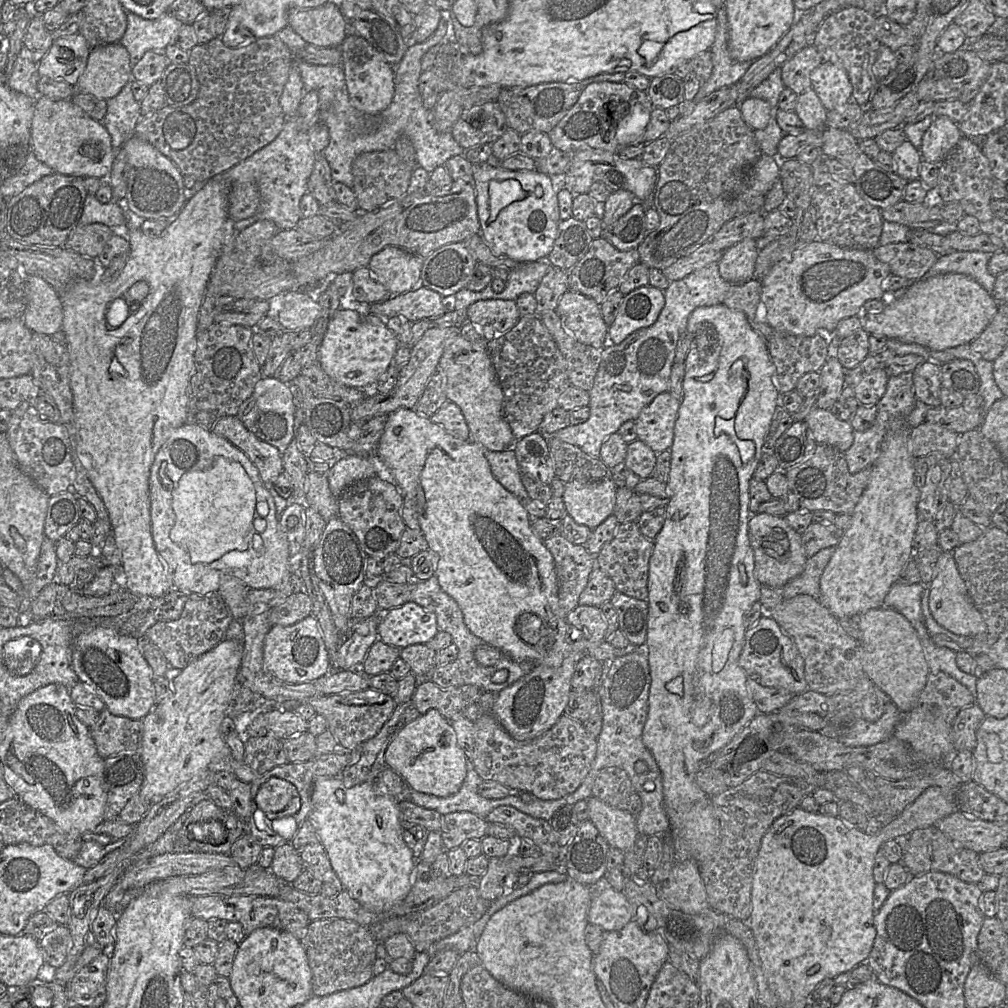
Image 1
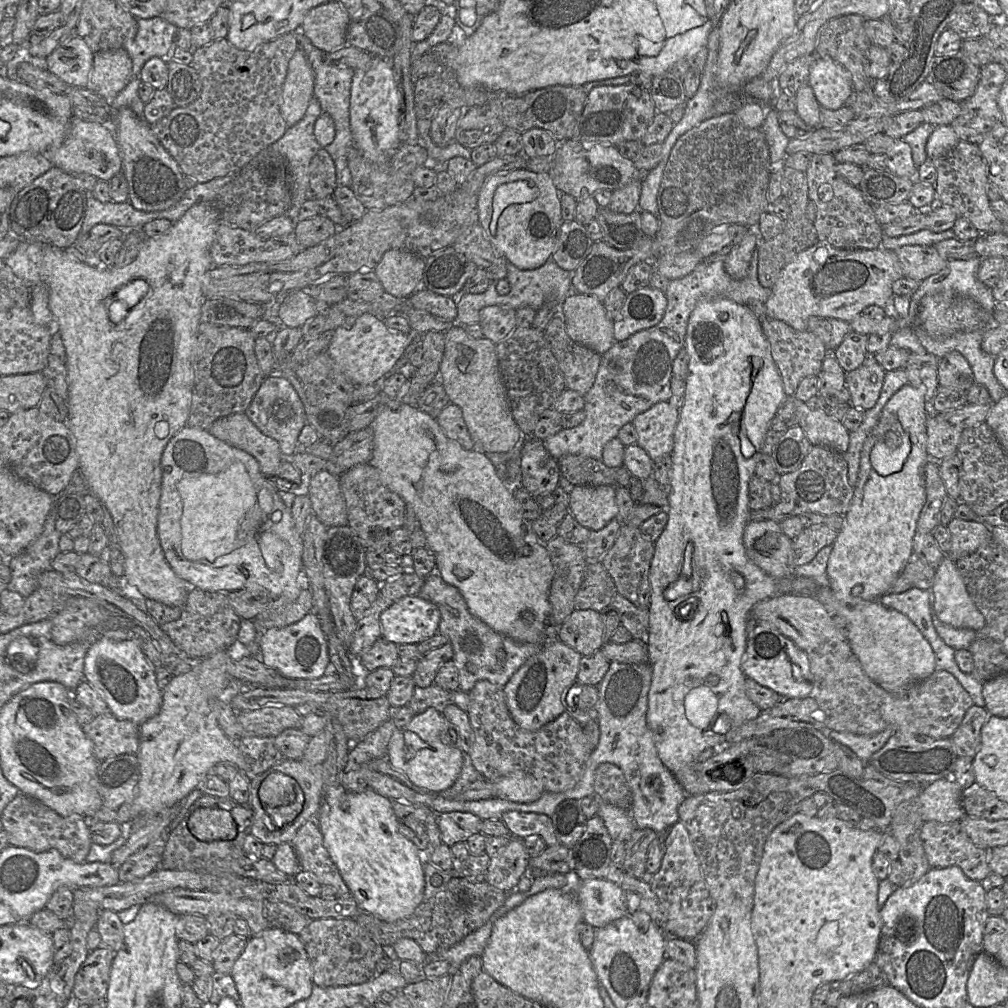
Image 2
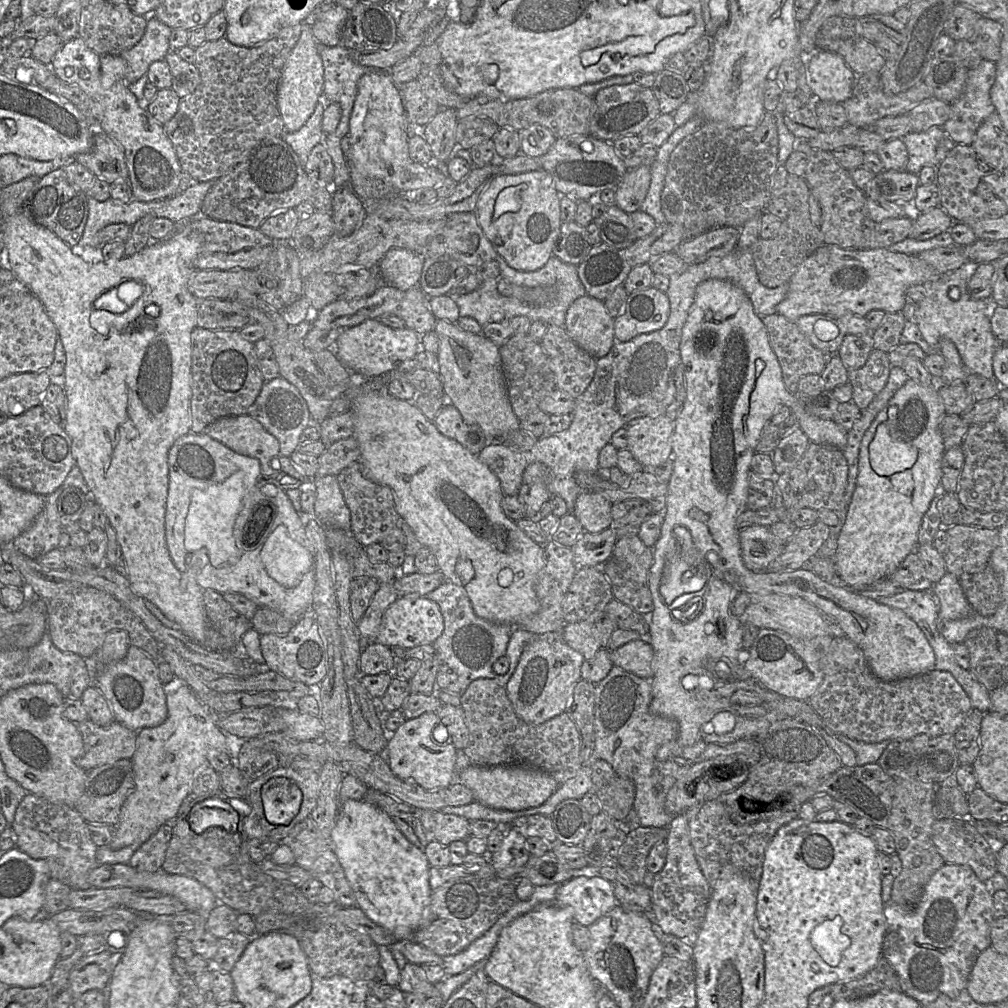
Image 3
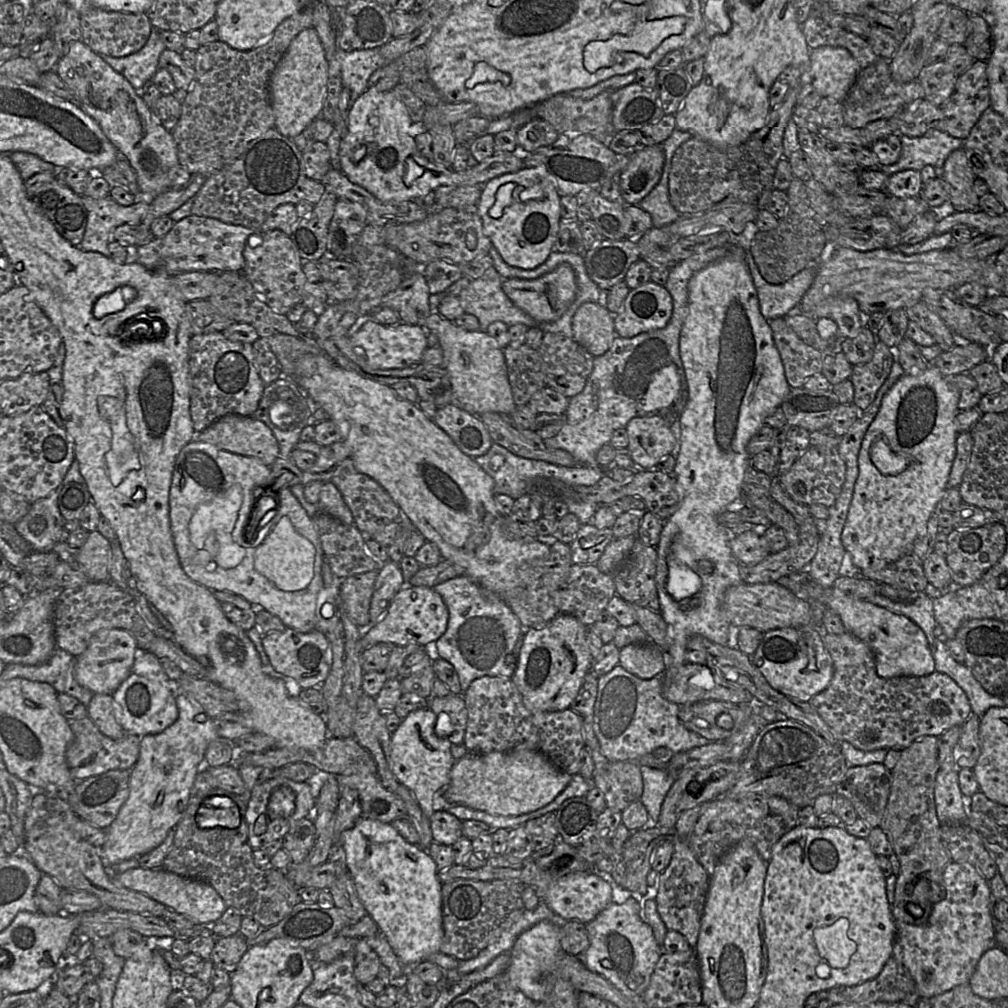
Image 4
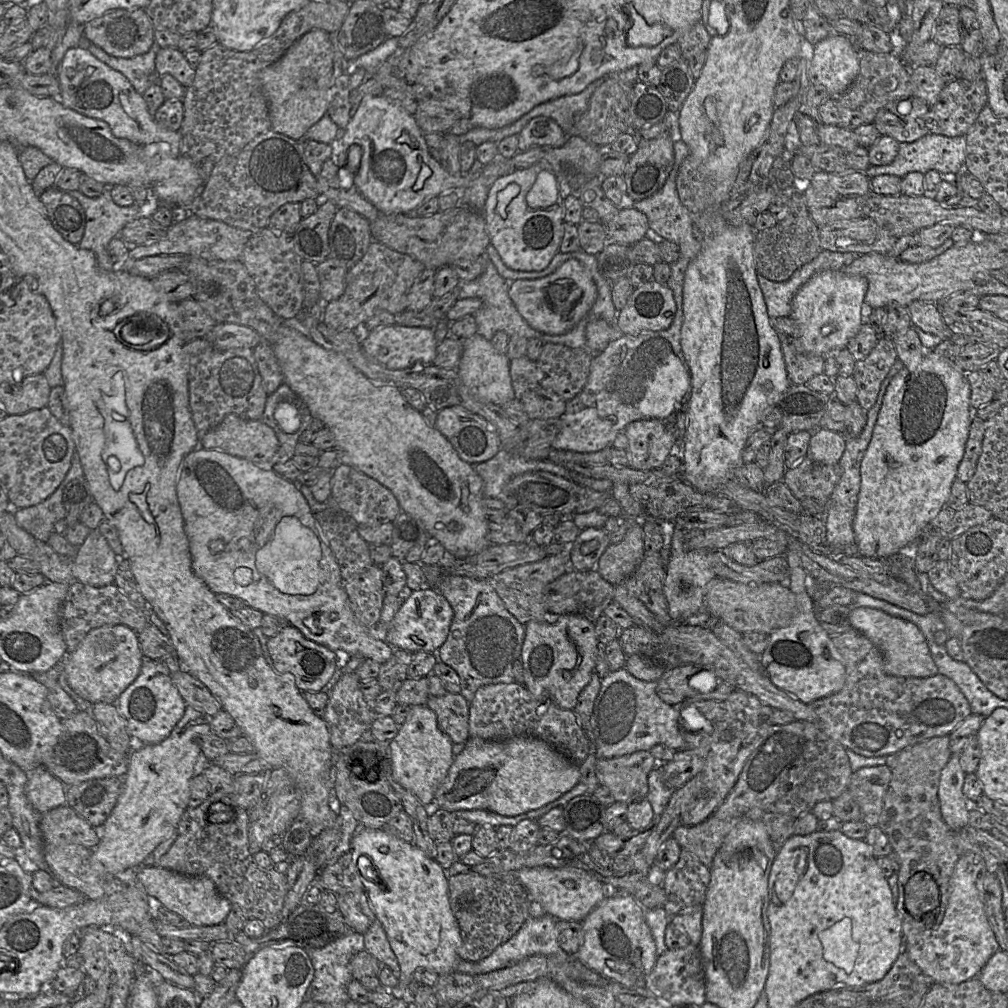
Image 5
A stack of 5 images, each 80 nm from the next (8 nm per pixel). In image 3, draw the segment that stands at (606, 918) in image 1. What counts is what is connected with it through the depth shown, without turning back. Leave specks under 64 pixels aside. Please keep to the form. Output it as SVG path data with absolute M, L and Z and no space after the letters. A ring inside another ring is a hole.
M600 875L572 877L559 885L556 903L572 912L574 921L588 927L619 905L614 884Z

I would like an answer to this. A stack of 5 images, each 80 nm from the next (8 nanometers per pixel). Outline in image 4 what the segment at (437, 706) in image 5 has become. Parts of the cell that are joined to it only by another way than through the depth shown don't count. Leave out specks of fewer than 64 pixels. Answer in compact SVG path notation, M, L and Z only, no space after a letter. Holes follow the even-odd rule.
M450 694L446 697L432 697L429 699L428 707L438 717L444 713L450 717L451 732L445 737L452 744L464 744L464 735L467 726L467 709L461 694Z

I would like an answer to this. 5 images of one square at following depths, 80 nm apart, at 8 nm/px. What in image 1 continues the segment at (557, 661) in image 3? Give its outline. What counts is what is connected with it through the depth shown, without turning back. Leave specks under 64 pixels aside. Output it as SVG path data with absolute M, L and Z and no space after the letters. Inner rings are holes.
M567 657L558 668L535 664L526 675L497 694L492 713L512 738L517 741L532 740L549 730L564 714L576 663L573 658Z

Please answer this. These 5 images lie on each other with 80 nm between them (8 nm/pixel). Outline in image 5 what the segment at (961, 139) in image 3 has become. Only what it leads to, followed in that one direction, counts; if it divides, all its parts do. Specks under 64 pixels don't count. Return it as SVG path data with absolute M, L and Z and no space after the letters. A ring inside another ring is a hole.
M983 76L975 80L957 78L946 83L936 103L929 107L925 116L925 126L933 134L947 137L966 135L987 102L987 87Z

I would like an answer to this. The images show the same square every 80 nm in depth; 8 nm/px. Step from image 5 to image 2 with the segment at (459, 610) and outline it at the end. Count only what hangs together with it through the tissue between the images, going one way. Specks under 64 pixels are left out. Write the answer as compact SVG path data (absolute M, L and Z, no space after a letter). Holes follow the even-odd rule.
M433 573L425 577L418 596L435 604L441 614L438 633L445 636L453 647L454 662L459 674L459 690L468 693L480 680L504 687L515 672L534 654L541 650L542 644L518 642L504 637L491 629L487 624L473 616L460 591L446 583L443 578ZM505 651L505 660L498 660L496 652Z

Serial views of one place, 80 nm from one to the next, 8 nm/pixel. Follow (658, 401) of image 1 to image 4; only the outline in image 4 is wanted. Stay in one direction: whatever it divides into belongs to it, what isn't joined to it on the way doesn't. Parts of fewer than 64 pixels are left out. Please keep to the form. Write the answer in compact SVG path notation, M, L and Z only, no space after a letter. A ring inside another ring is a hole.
M663 415L634 417L626 431L627 449L636 469L655 470L676 446L673 430Z

